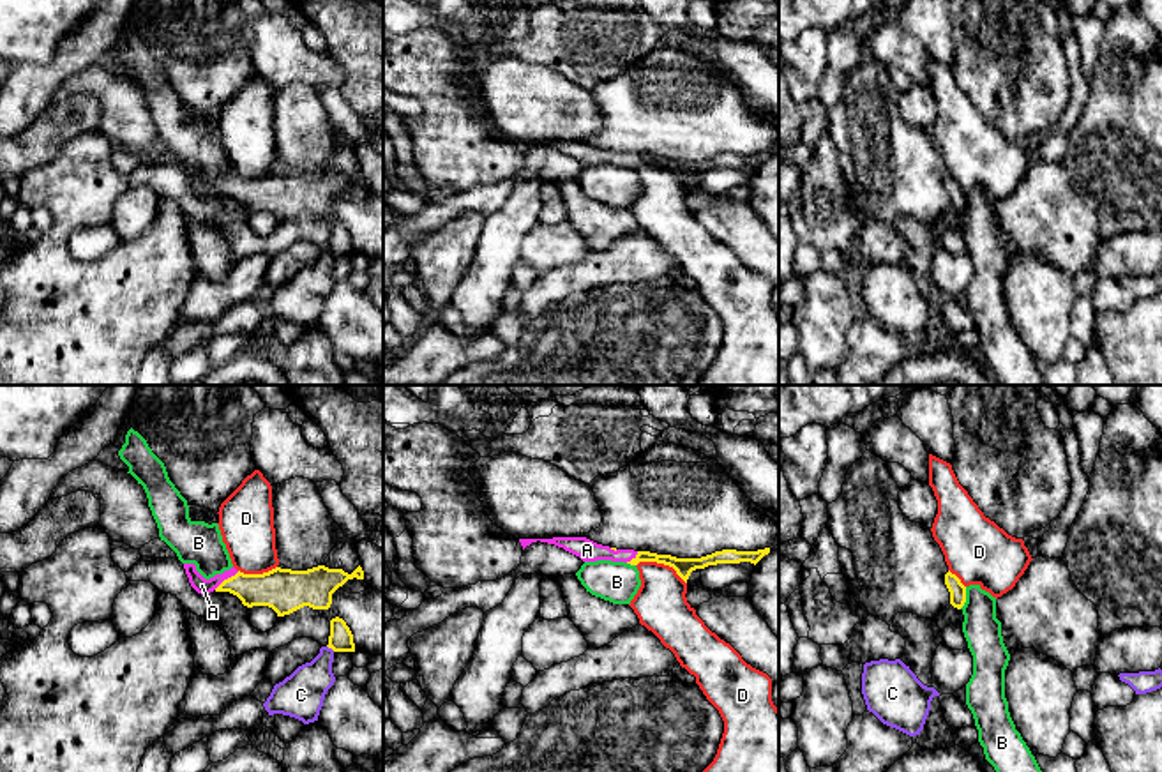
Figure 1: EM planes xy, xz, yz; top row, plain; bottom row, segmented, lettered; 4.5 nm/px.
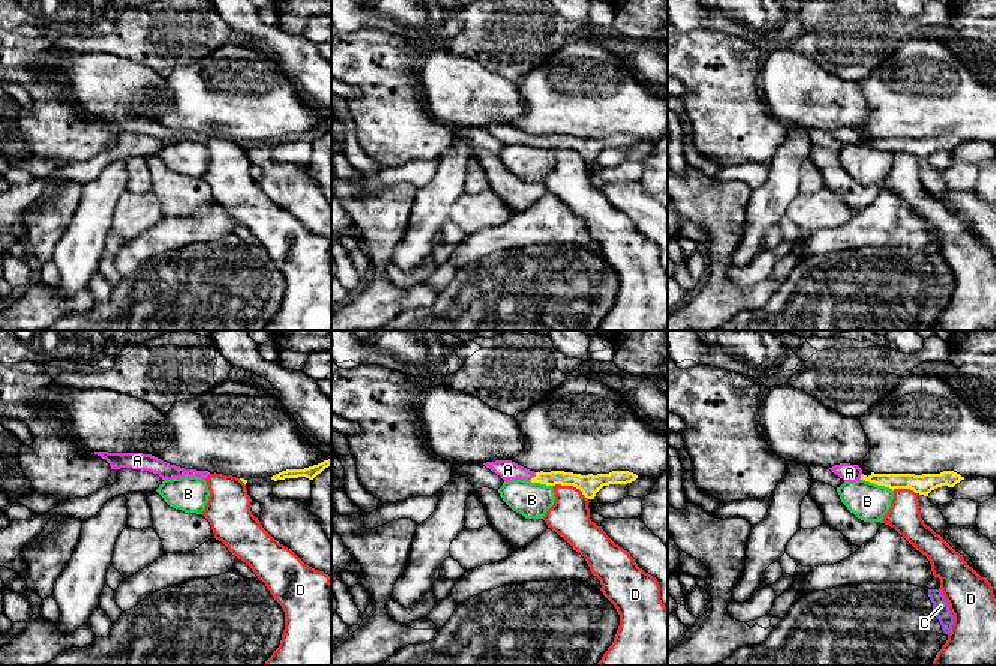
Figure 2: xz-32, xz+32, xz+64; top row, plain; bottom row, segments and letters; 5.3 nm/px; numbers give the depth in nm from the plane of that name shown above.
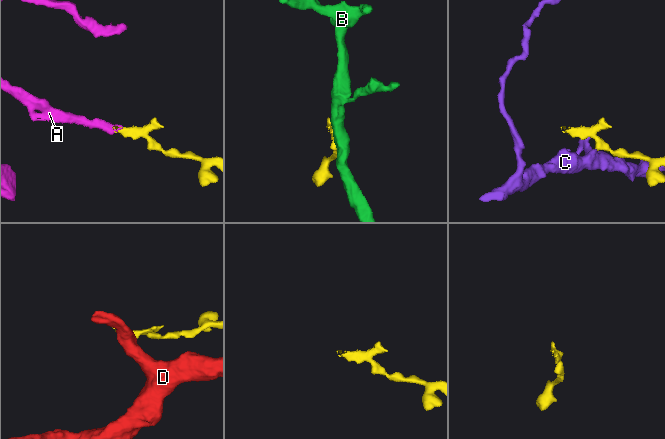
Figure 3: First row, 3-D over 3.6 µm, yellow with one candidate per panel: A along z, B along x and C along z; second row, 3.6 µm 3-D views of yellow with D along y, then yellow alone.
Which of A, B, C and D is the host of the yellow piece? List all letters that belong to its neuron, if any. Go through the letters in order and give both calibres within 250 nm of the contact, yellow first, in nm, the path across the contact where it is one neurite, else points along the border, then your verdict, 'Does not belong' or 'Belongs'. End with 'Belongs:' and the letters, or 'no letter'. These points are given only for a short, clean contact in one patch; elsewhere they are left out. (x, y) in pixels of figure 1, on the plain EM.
A: Thickness 190 nm (yellow) against 70 nm. Path across: xy (279, 193), (249, 193), (228, 182), (219, 188), (202, 189). Belongs
B: Thickness 80 nm (yellow) against 170 nm. Boundary: yz (966, 191), (966, 205), (959, 212). Does not belong
C: Thickness 110 nm (yellow) against 200 nm. Boundary: xy (327, 249), (334, 255). Does not belong
D: Thickness 80 nm (yellow) against 240 nm. Boundary: xz (636, 168), (668, 168), (686, 188). Does not belong
Belongs: A

